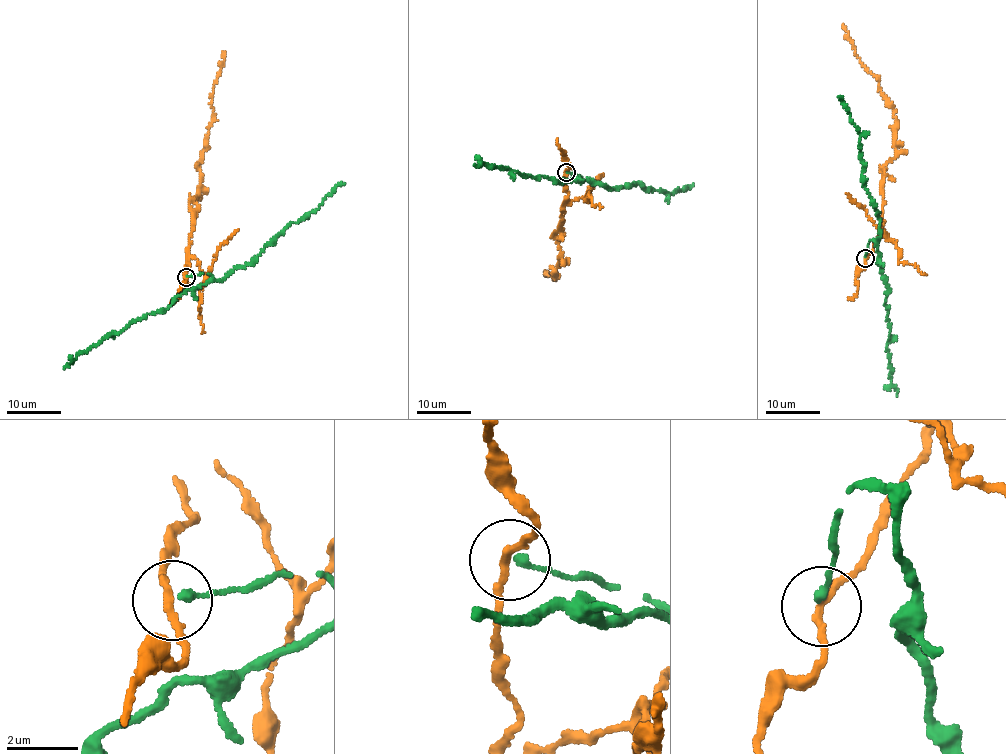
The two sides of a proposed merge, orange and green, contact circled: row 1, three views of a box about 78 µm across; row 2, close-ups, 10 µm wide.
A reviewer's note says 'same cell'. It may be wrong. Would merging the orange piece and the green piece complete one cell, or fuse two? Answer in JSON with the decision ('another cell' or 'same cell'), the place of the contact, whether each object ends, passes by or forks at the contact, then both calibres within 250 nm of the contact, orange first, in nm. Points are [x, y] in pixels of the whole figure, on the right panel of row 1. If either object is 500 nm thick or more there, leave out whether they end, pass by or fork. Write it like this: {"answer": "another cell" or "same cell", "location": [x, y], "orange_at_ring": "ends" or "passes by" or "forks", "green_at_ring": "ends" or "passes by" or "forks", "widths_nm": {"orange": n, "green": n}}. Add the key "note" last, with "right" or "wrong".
{"answer": "another cell", "location": [865, 258], "orange_at_ring": "passes by", "green_at_ring": "ends", "widths_nm": {"orange": 180, "green": 190}, "note": "wrong"}

